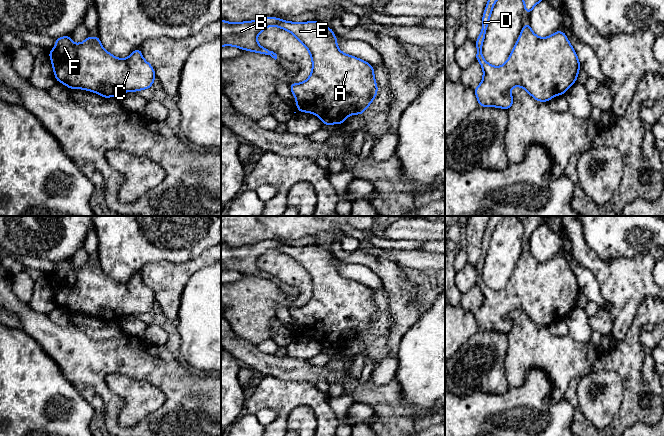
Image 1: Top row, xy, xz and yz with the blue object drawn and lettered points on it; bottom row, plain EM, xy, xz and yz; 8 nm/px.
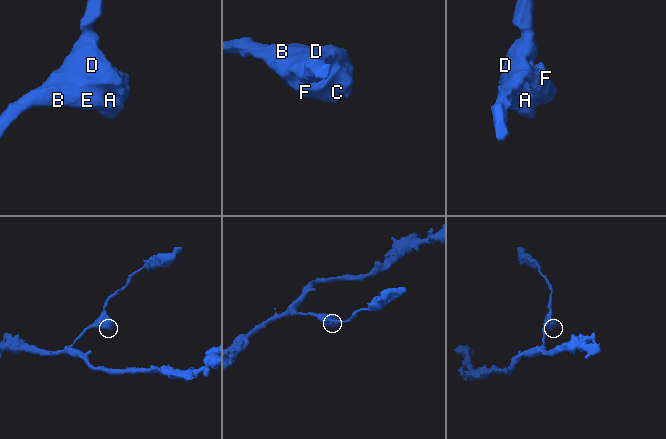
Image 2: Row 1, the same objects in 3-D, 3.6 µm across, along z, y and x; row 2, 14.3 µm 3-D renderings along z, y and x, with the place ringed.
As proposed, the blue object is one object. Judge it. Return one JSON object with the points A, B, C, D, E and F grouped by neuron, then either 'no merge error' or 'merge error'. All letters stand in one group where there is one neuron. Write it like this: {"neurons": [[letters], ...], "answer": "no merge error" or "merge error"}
{"neurons": [["A", "B", "C", "D", "E", "F"]], "answer": "no merge error"}

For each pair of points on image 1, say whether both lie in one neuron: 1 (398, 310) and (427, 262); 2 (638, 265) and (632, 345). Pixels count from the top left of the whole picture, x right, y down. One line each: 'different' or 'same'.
1: different
2: different

